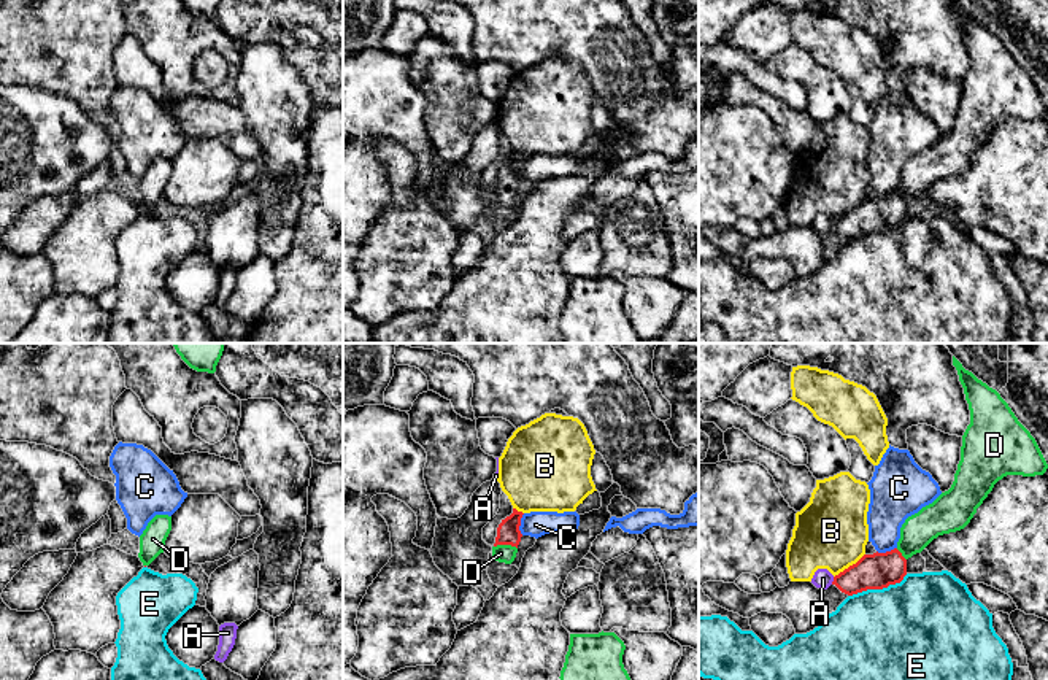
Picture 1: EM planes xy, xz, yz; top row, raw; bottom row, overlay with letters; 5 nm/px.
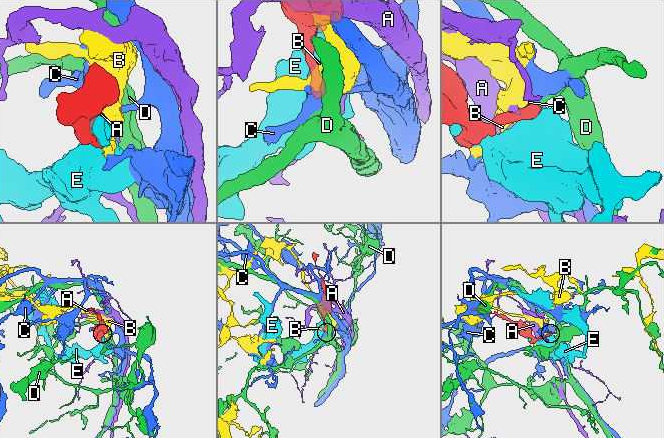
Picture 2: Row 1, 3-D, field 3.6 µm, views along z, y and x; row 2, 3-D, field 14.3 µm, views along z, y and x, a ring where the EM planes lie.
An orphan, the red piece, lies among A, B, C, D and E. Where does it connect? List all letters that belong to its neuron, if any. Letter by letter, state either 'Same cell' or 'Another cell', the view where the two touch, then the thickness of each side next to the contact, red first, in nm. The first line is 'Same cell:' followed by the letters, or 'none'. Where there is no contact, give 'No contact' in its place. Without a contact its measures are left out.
Same cell: D
A: Another cell. Touches red in yz. Thickness 180 nm (red) against 100 nm
B: Another cell. Touches red in yz. Thickness 180 nm (red) against 380 nm
C: Another cell. Touches red in xz. Thickness 120 nm (red) against 130 nm
D: Same cell. Touches red in xz. Thickness 120 nm (red) against 100 nm
E: Another cell. Touches red in yz. Thickness 180 nm (red) against 480 nm

